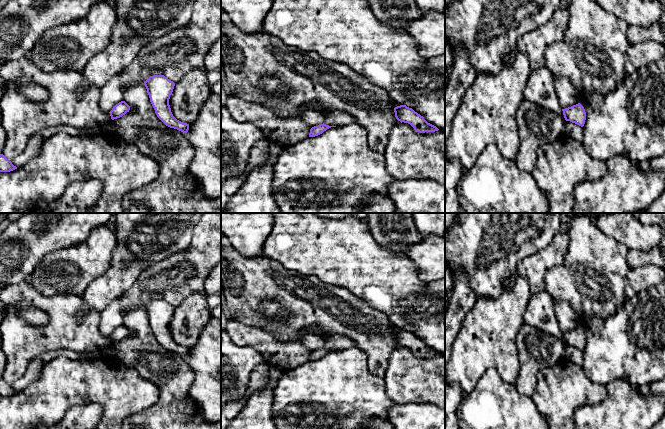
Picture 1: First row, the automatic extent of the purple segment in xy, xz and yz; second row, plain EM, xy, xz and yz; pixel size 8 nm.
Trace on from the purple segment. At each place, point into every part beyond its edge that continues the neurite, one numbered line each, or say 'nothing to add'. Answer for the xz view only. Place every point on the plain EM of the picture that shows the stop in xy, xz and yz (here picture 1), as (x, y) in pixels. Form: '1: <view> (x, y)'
nothing to add

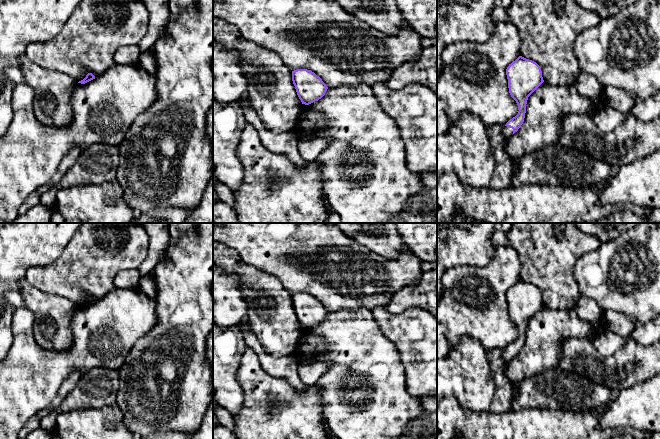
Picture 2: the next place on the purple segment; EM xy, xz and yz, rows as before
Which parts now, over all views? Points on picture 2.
1: yz (507, 355)

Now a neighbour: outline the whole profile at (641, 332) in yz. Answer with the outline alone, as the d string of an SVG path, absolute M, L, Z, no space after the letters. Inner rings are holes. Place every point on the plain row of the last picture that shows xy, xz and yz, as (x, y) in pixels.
M660 316L643 325L637 325L630 338L637 344L649 346L660 339Z

